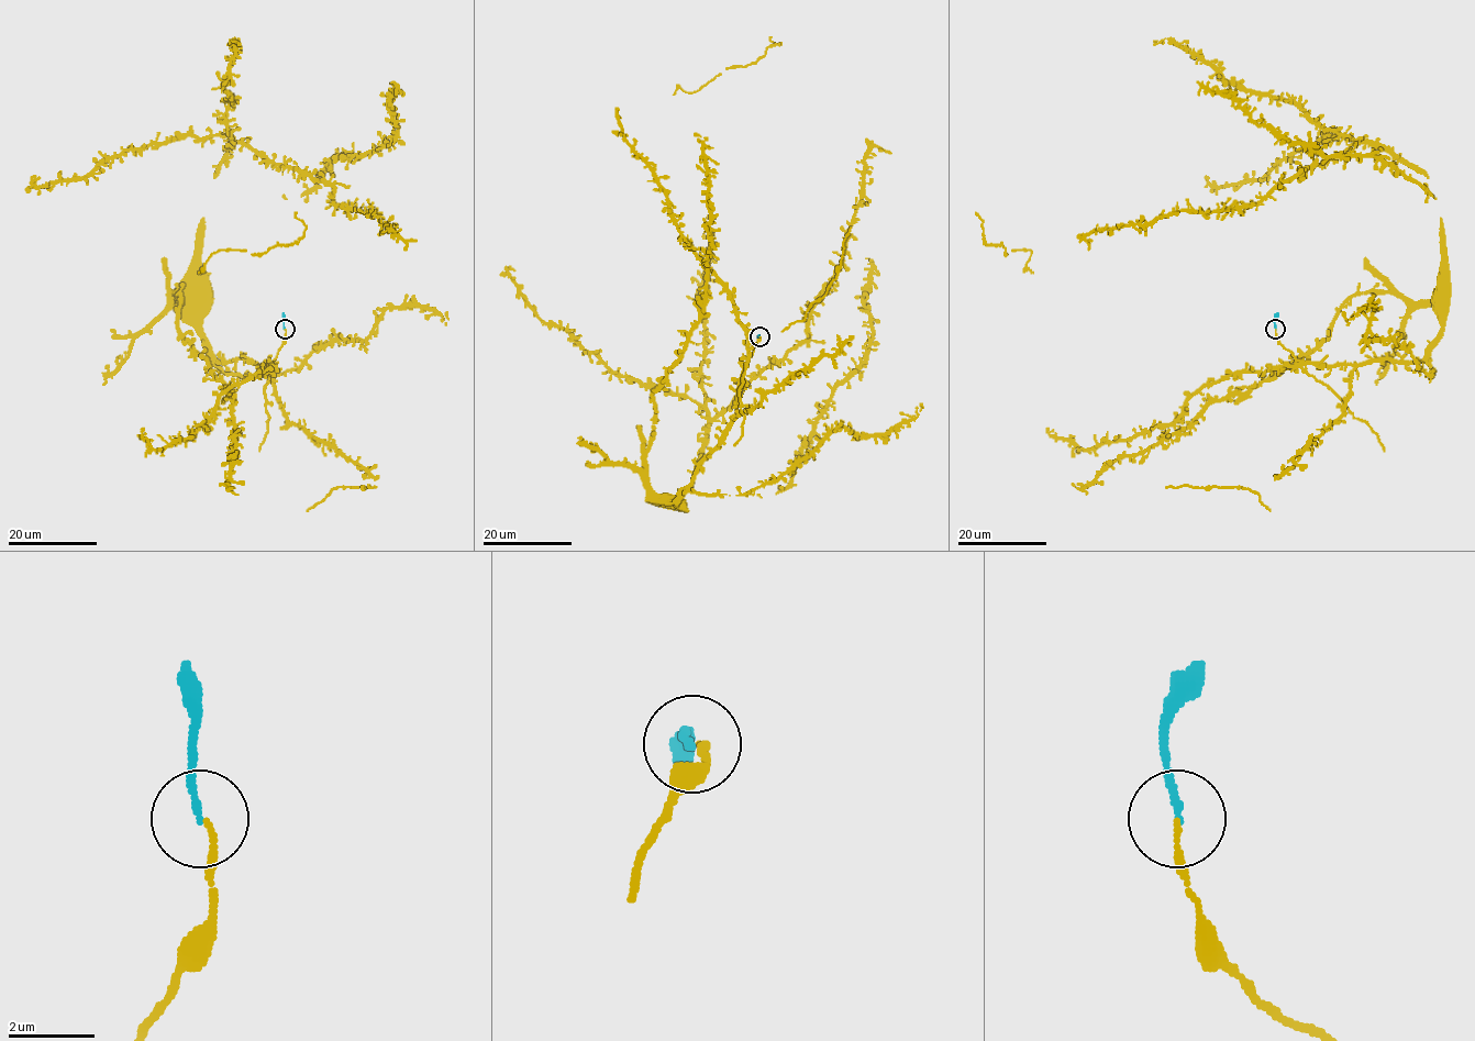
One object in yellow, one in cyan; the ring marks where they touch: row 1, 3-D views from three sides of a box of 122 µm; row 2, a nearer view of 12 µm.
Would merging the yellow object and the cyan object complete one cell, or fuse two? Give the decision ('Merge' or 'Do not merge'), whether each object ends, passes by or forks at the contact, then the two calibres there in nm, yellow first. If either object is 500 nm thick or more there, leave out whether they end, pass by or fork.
Merge. At the ring yellow ends. At the ring cyan ends. Thickness 130 nm (yellow) against 150 nm

